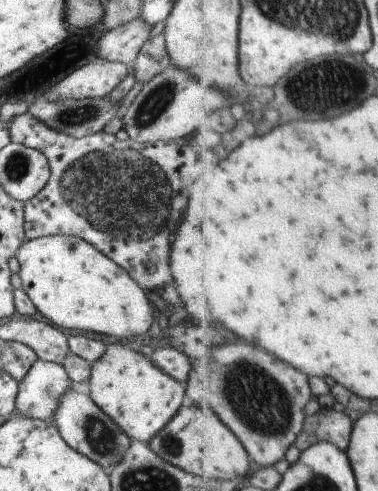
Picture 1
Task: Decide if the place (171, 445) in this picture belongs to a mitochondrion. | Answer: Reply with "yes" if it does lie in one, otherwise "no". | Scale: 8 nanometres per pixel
yes

